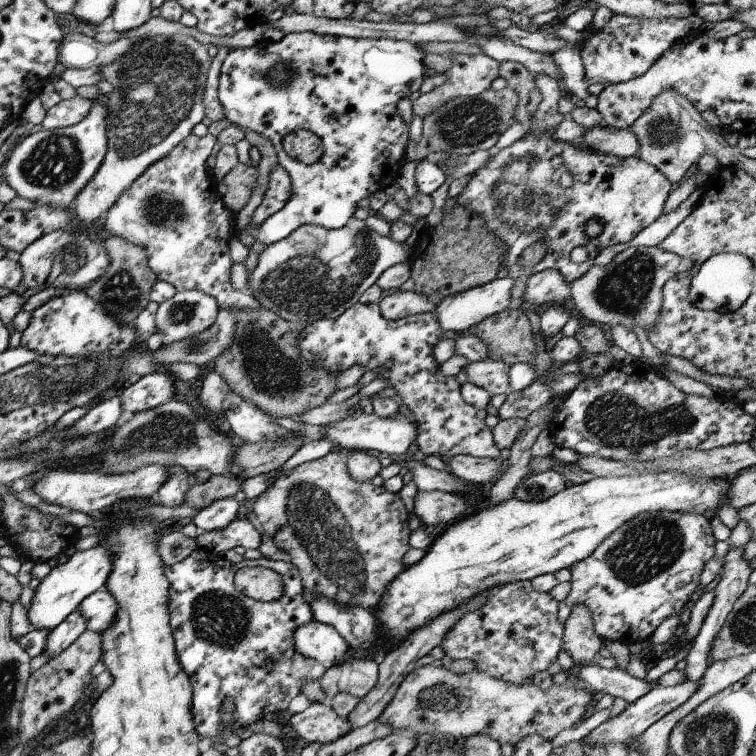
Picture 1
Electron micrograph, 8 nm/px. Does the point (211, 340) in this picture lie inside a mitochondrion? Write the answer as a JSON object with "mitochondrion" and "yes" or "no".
{"mitochondrion":"yes"}

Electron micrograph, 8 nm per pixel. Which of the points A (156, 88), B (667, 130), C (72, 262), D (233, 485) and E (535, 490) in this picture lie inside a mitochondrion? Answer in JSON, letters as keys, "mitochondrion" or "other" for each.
{"A":"mitochondrion","B":"mitochondrion","C":"mitochondrion","D":"other","E":"mitochondrion"}

